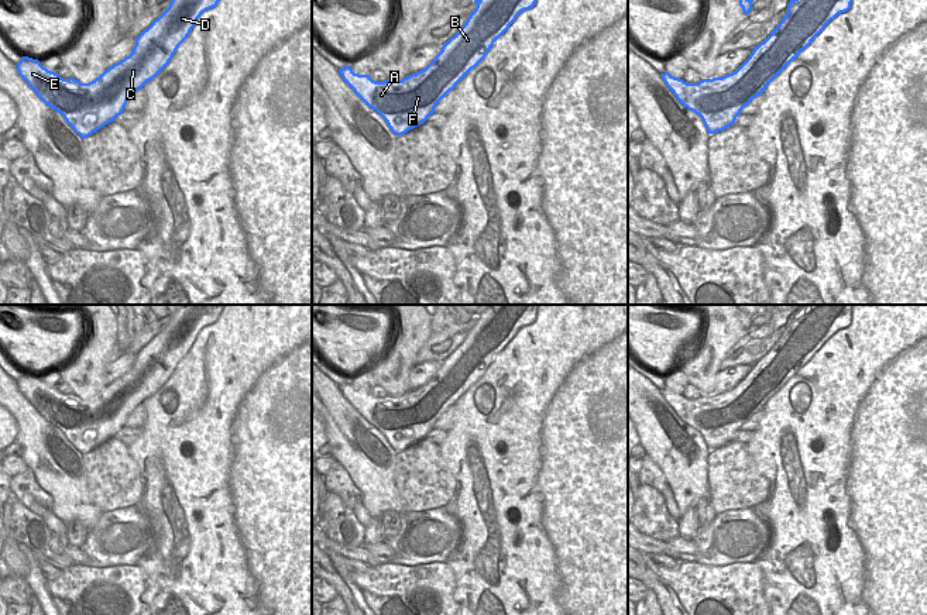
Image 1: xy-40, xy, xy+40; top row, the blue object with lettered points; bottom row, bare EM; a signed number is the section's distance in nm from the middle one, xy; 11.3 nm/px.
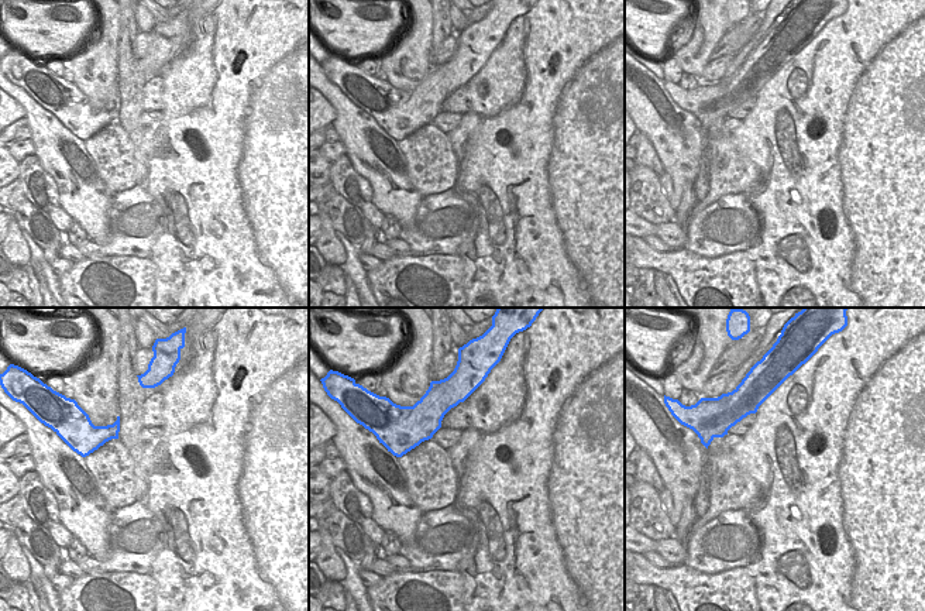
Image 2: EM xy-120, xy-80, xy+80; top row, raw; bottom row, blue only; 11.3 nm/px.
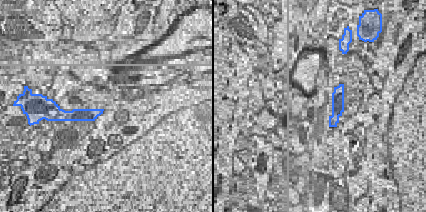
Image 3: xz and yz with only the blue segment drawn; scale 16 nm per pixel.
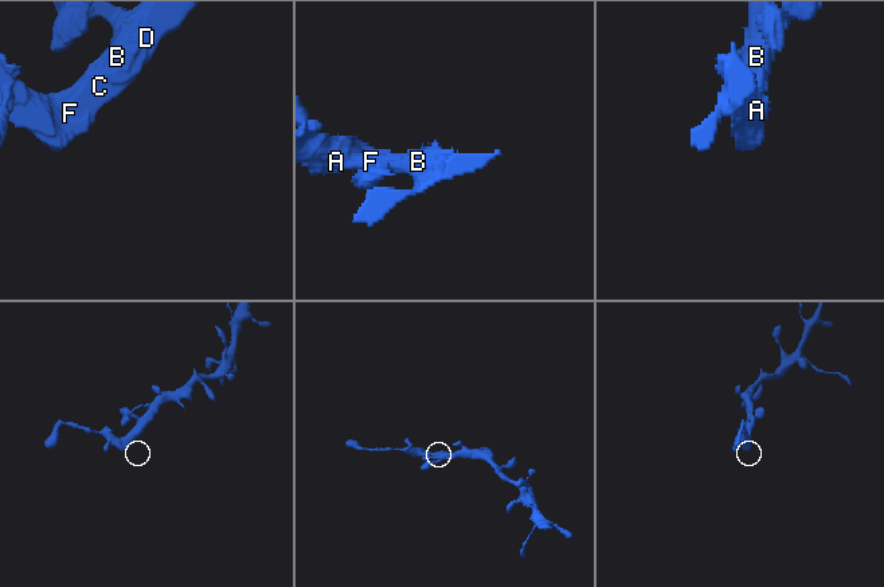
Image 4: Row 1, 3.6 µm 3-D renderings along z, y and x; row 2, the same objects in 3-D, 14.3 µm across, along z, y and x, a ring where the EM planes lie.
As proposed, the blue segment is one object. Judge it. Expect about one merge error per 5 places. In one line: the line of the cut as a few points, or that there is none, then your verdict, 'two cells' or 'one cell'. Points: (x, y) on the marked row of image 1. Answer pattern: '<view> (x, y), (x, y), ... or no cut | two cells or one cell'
no cut | one cell

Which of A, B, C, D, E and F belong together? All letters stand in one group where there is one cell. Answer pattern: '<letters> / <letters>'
A B C D E F

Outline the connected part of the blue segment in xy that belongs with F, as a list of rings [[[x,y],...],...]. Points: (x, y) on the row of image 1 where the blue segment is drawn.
[[[474,0],[475,10],[466,24],[443,44],[442,51],[422,71],[402,80],[375,82],[370,75],[339,69],[354,93],[388,124],[395,135],[423,124],[436,104],[474,69],[516,17],[536,0]]]

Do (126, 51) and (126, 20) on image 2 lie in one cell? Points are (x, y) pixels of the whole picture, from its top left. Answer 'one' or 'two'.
one

